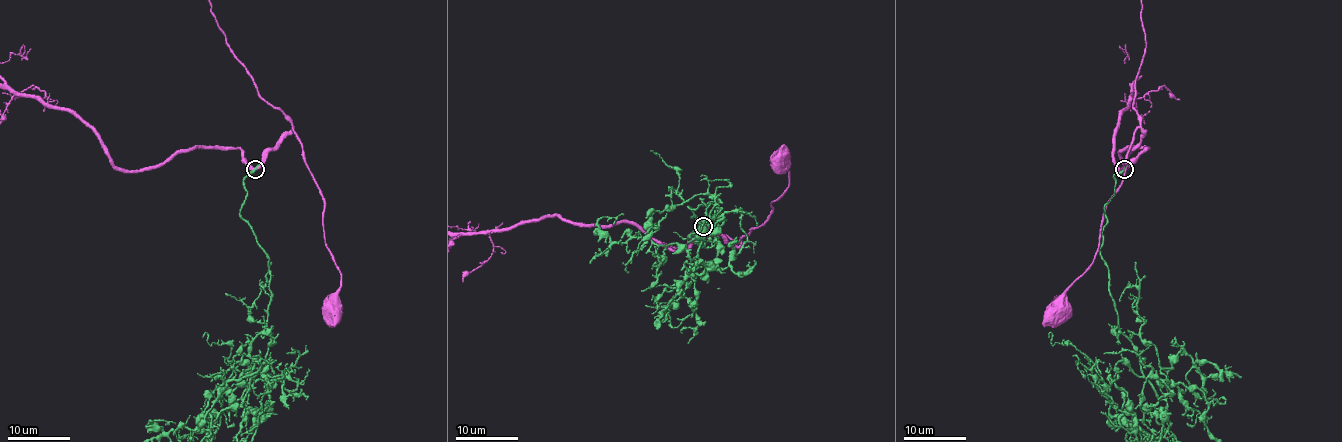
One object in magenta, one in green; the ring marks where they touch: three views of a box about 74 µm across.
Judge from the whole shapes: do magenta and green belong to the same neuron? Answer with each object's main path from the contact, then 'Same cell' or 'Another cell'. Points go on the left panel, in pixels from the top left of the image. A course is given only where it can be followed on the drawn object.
Course of magenta: (256, 168), (293, 128), (324, 201), (326, 247), (341, 275), (341, 286), (326, 303), (329, 305). Course of green: (256, 168), (240, 216), (270, 268), (266, 327), (243, 401), (207, 422), (235, 373), (231, 347), (203, 338). Another cell

